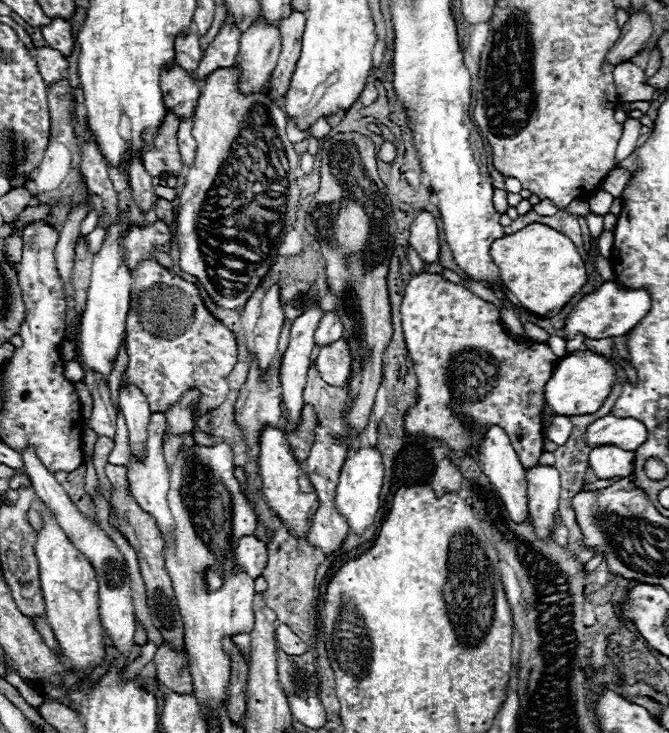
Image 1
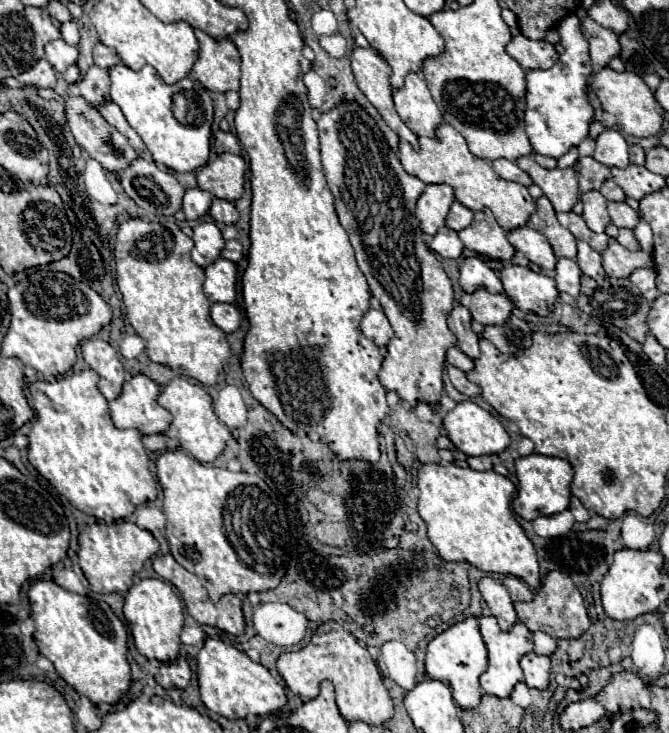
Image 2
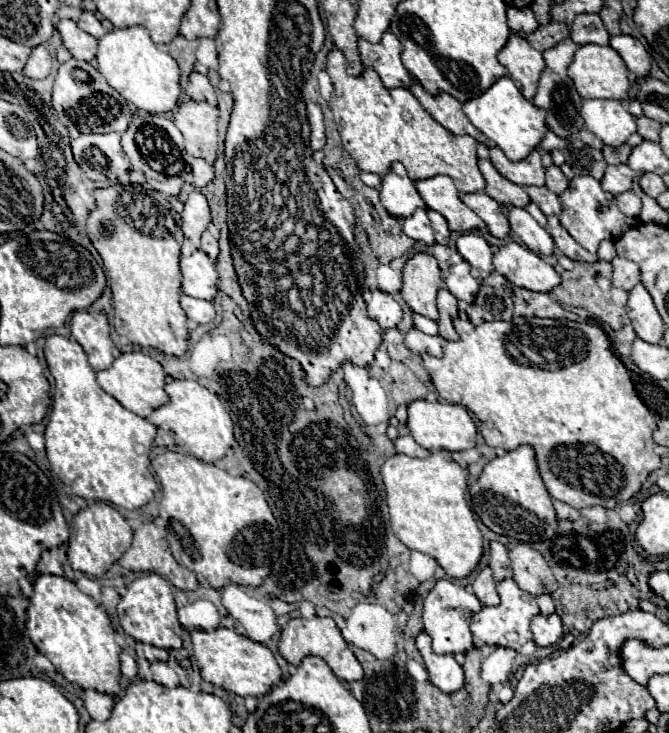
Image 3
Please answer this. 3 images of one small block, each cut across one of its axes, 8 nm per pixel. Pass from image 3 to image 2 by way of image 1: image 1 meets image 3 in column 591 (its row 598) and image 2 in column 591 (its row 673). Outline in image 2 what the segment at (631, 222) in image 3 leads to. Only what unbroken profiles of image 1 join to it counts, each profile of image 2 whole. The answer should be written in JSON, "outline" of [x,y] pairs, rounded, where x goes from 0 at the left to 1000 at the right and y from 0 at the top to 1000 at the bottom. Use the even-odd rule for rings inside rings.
{"outline":[[[882,259],[870,265],[873,276],[873,289],[870,297],[879,306],[885,317],[903,317],[906,308],[912,306],[912,295],[906,289],[906,270],[894,259]]]}

